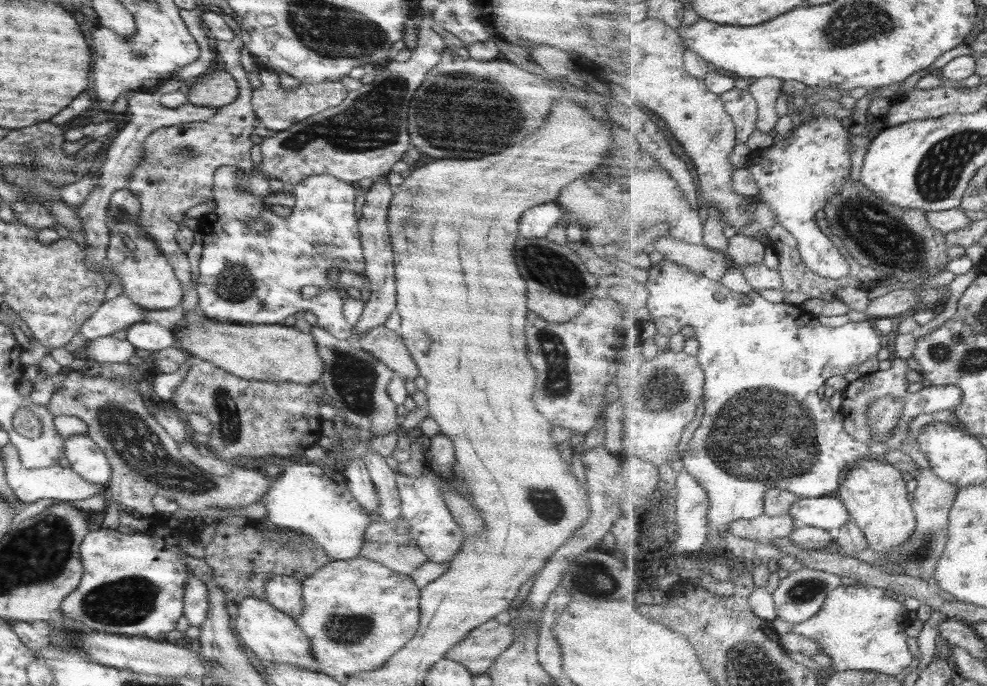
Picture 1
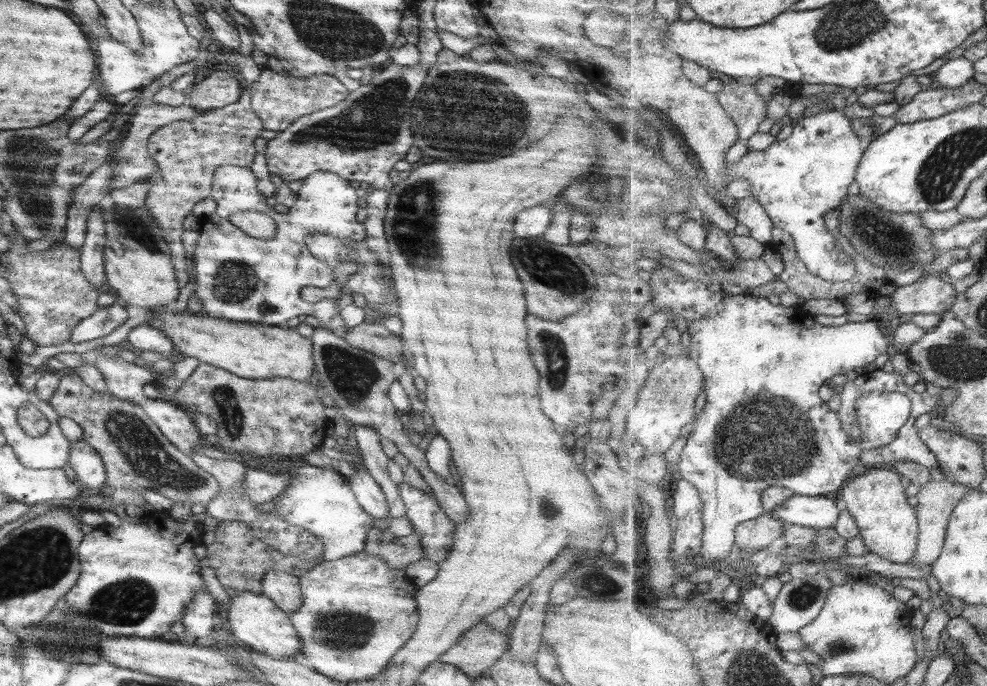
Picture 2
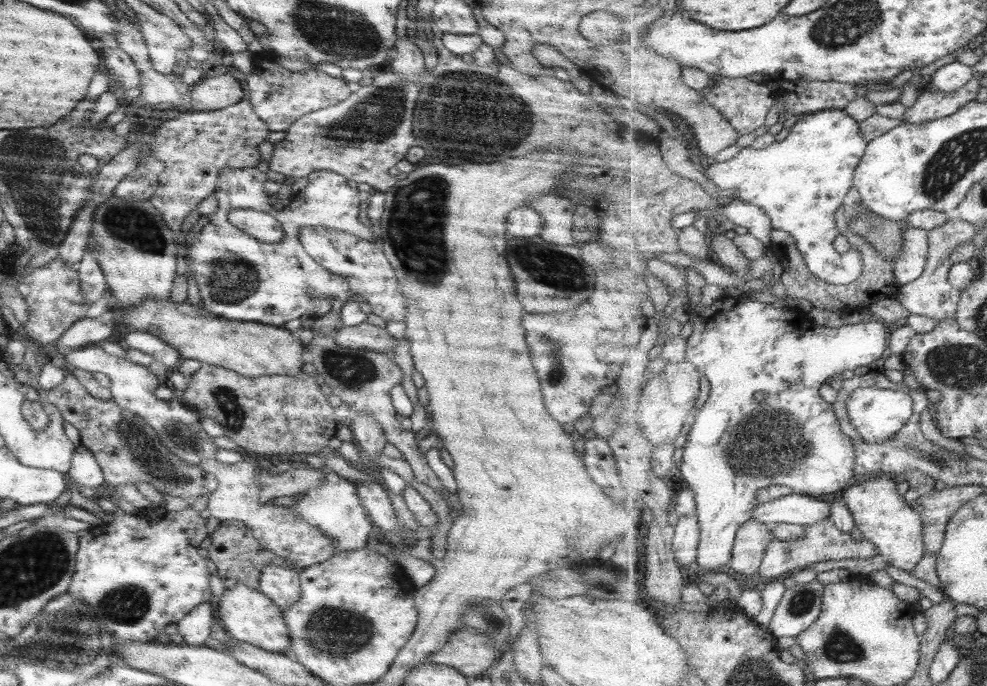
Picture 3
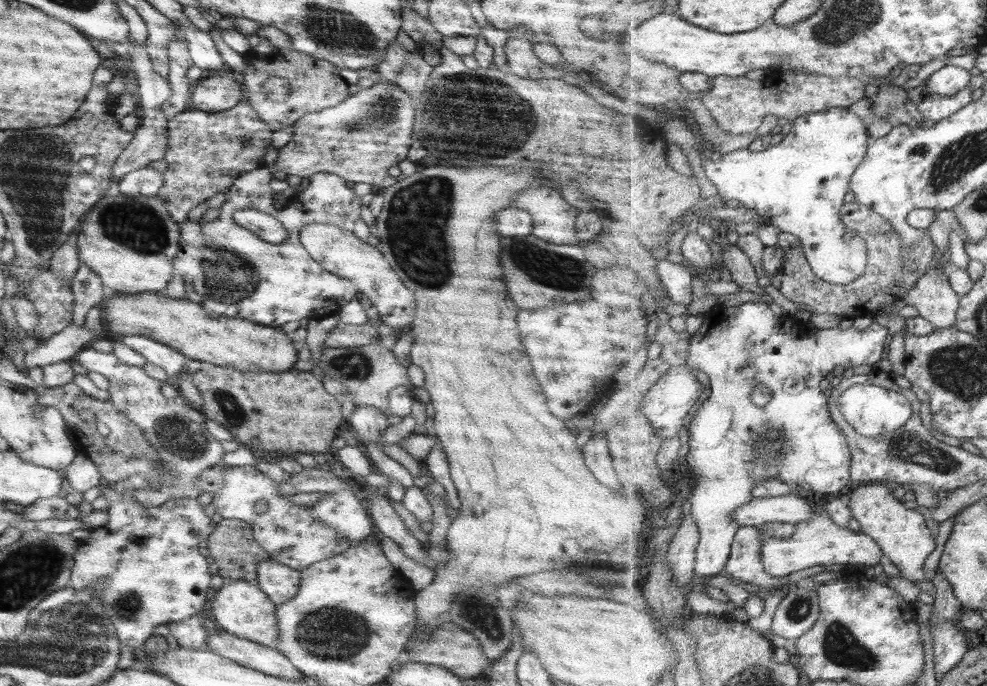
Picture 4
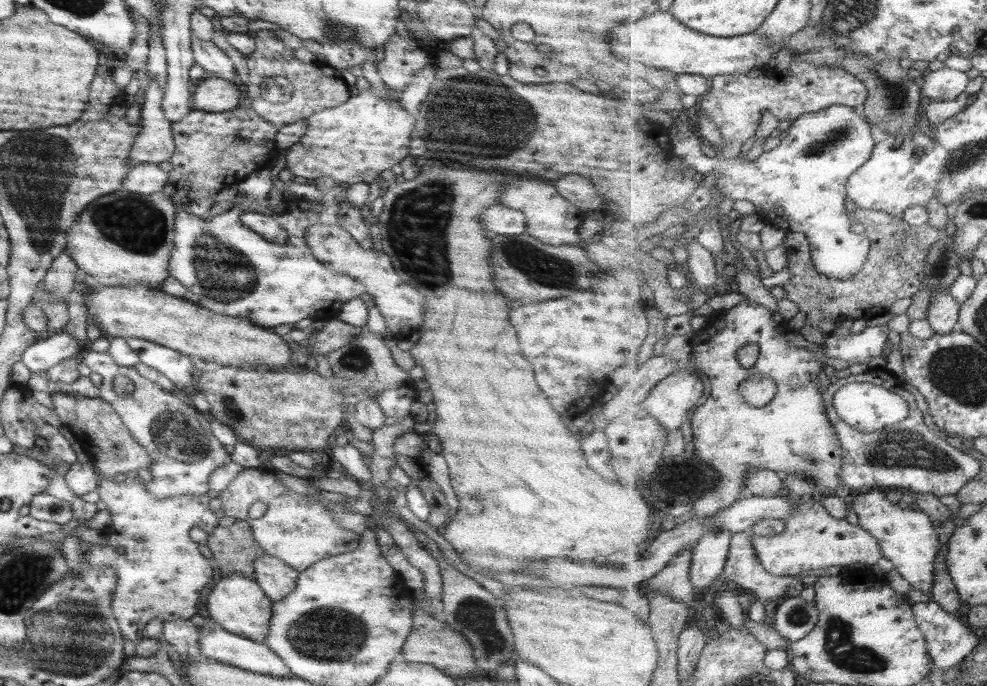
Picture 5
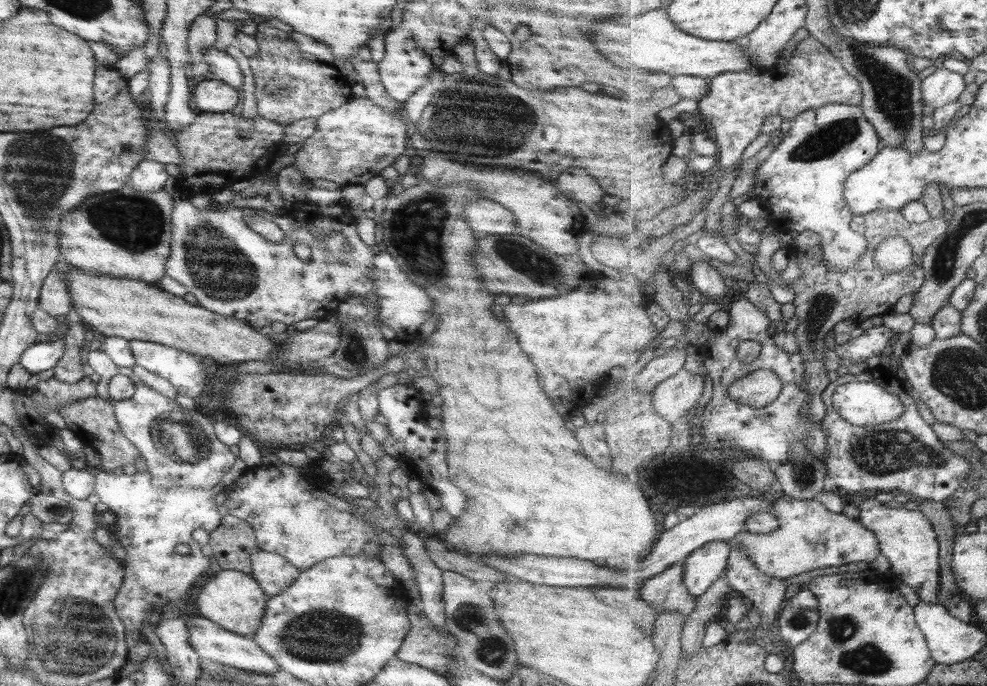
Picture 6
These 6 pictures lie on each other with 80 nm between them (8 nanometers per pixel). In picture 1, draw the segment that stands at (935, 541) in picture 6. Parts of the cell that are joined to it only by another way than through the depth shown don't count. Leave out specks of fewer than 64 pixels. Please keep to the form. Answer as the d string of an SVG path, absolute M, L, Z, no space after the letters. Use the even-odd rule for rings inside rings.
M873 458L863 459L856 467L855 470L847 472L847 476L844 476L838 488L838 497L847 505L854 521L864 530L871 549L878 552L881 558L886 558L886 552L890 548L906 543L918 526L911 493L907 492L907 480L903 478L904 472L895 468L896 466L888 461Z

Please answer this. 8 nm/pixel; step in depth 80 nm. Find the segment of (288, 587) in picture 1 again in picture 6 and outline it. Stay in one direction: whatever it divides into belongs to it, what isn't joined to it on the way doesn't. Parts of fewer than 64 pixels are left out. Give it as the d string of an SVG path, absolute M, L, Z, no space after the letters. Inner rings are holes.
M262 550L251 554L250 567L250 576L269 597L283 592L299 574L282 556Z

